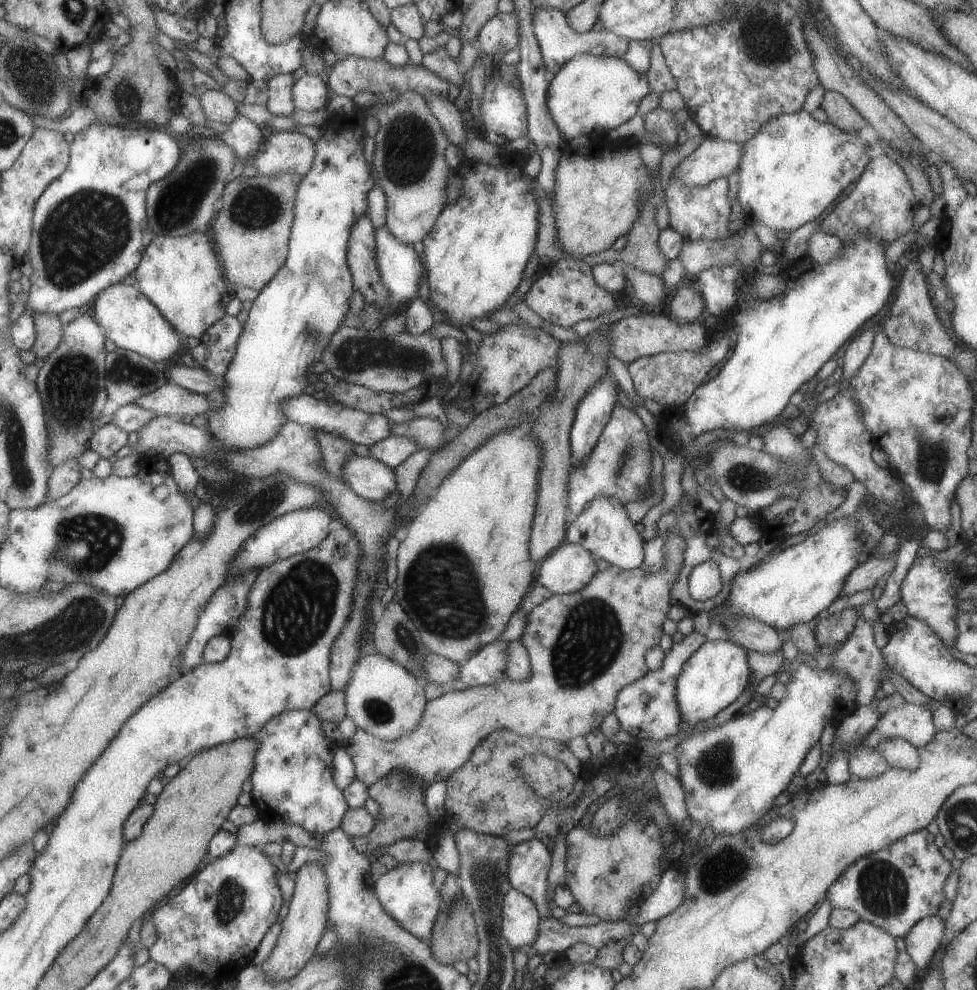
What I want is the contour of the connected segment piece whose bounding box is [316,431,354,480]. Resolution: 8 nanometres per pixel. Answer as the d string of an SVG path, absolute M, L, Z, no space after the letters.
M316 431L319 448L323 456L323 467L336 478L343 480L343 464L350 455L354 455L350 441L342 437Z

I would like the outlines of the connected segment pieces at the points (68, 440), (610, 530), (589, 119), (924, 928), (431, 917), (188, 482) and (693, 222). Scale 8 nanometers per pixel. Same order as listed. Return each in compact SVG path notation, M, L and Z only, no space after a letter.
M84 310L74 321L65 324L60 344L40 363L36 378L45 412L49 438L49 466L53 470L68 459L80 458L91 448L91 438L95 433L94 422L102 416L106 406L104 333L92 313Z
M613 496L596 497L567 525L566 540L583 546L594 556L623 569L637 569L644 560L644 539L636 530L636 523L628 517L623 502Z
M584 53L559 68L548 87L547 107L560 134L569 141L618 128L639 112L640 101L650 92L647 77L622 59Z
M936 914L923 918L905 936L907 953L913 958L920 974L930 968L930 962L941 947L944 935L945 922Z
M401 862L374 883L374 890L386 912L396 919L399 926L412 932L420 940L430 937L437 916L443 905L438 891L434 888L434 870L428 863Z
M174 452L167 458L167 462L171 467L172 477L182 492L182 496L189 501L193 510L196 510L201 504L201 500L195 494L199 476L191 459L184 452Z
M671 176L664 194L669 208L669 226L679 232L686 241L724 240L732 236L734 232L728 230L728 218L732 205L728 199L728 188L730 188L728 179L724 177L718 177L704 186L688 186L680 179L674 179Z

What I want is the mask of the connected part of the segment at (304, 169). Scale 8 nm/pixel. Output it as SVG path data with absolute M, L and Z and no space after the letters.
M275 131L272 135L267 134L261 151L251 164L254 164L260 175L281 175L283 172L294 171L303 177L310 170L315 154L314 139L298 131Z

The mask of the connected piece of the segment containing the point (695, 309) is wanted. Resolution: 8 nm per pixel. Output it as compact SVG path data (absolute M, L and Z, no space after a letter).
M692 281L685 283L671 301L671 316L681 322L694 322L705 316L705 304L698 287Z

